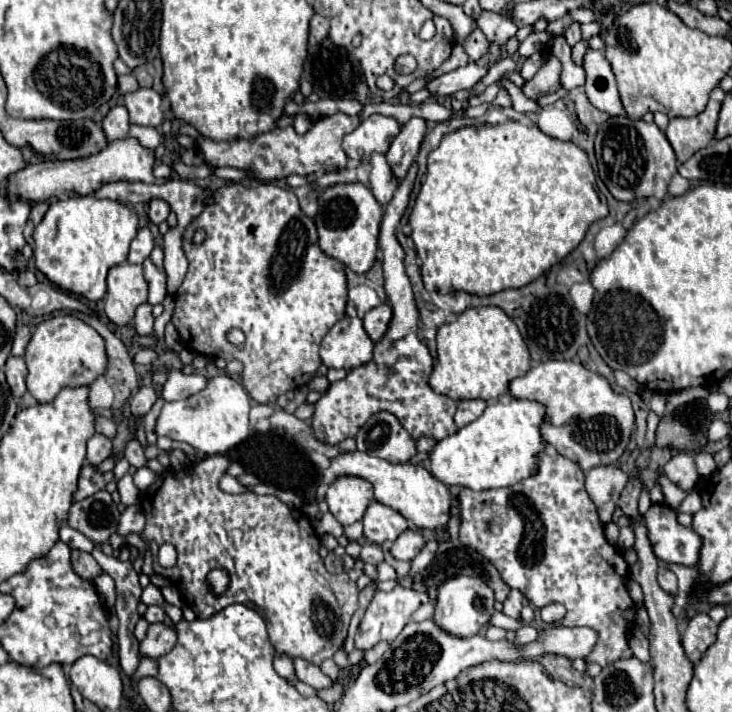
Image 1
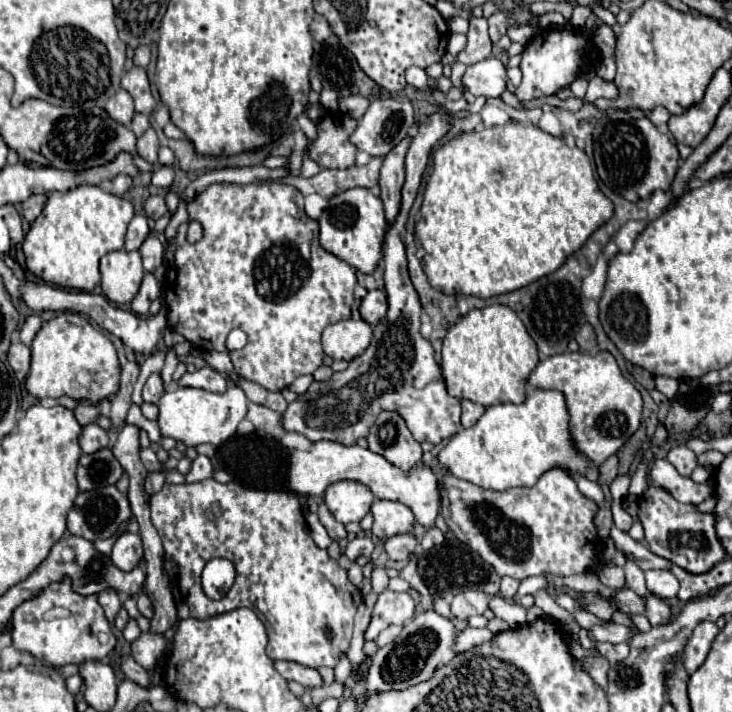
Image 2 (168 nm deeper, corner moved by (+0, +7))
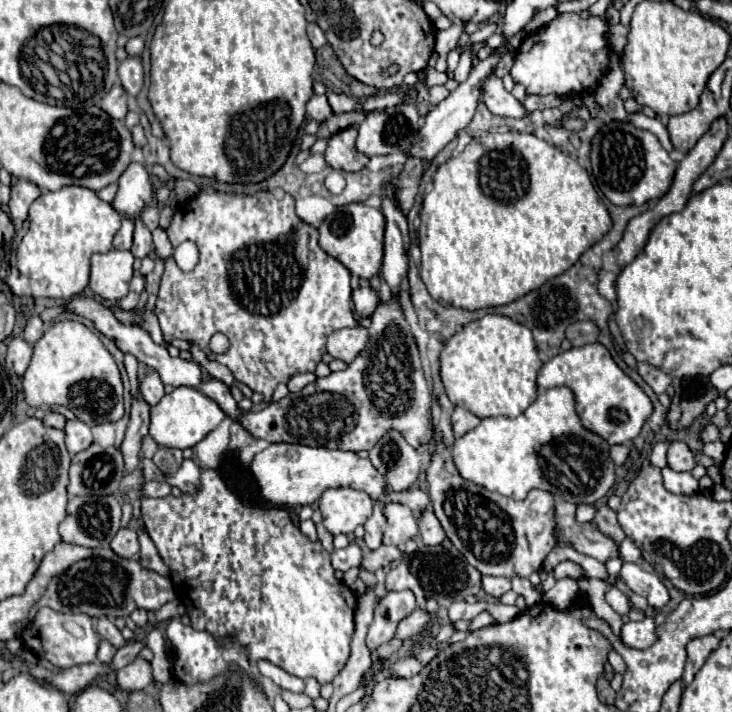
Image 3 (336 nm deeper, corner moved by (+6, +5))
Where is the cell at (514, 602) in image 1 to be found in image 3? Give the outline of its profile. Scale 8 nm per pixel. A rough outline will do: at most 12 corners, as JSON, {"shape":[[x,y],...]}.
{"shape":[[482,576],[482,590],[502,596],[510,590],[510,580],[500,576]]}

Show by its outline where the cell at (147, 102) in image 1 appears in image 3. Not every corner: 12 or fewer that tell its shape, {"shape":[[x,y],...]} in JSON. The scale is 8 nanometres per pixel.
{"shape":[[140,56],[118,64],[124,90],[136,96],[144,82]]}

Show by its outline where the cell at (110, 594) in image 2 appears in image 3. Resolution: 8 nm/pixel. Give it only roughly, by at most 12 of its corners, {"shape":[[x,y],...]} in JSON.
{"shape":[[98,620],[100,638],[114,648],[122,648],[126,640],[120,630],[108,620]]}

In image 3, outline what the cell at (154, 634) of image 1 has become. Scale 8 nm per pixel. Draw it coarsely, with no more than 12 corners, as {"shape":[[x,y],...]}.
{"shape":[[136,658],[116,672],[124,692],[144,690],[152,682],[150,662]]}

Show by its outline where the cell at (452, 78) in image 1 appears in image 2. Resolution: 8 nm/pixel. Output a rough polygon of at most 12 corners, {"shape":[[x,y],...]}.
{"shape":[[496,58],[466,68],[462,86],[474,96],[498,98],[506,68]]}

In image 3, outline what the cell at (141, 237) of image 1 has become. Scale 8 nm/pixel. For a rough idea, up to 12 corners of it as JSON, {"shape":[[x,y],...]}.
{"shape":[[128,216],[114,236],[114,250],[130,250],[134,222]]}

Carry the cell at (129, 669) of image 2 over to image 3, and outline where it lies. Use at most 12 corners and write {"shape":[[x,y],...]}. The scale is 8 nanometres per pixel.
{"shape":[[100,640],[98,660],[108,664],[114,656],[114,646]]}

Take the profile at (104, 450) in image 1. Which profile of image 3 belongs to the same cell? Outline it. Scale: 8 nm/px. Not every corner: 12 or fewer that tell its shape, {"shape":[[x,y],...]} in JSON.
{"shape":[[68,420],[66,448],[76,454],[92,444],[92,430],[80,420]]}

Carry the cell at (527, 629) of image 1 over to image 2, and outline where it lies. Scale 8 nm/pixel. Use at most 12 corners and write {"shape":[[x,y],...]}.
{"shape":[[466,628],[456,638],[456,652],[494,640],[488,628]]}

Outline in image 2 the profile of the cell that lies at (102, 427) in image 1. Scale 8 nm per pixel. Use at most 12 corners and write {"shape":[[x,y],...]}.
{"shape":[[92,404],[76,406],[74,414],[82,426],[100,418],[100,410]]}

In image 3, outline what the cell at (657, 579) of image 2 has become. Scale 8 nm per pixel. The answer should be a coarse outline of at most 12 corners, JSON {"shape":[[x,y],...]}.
{"shape":[[624,562],[620,578],[656,610],[670,600],[654,570]]}

